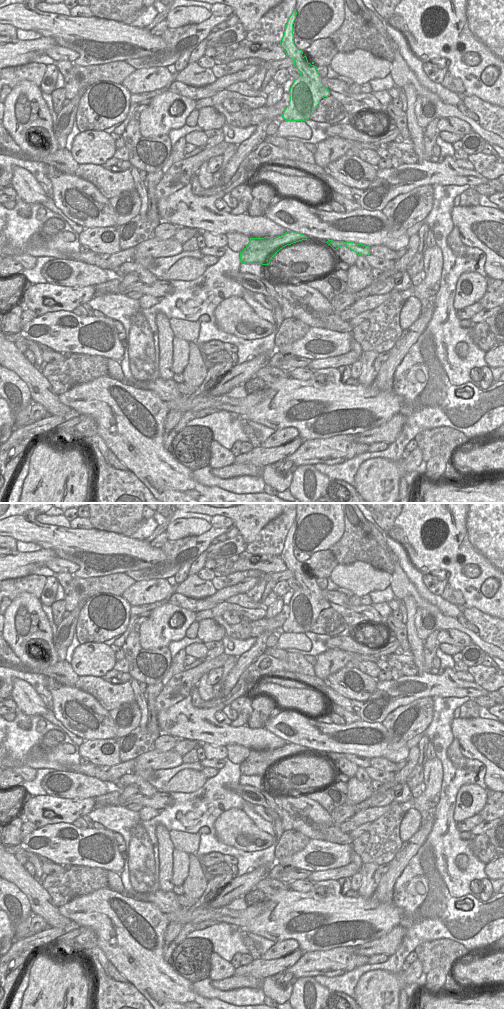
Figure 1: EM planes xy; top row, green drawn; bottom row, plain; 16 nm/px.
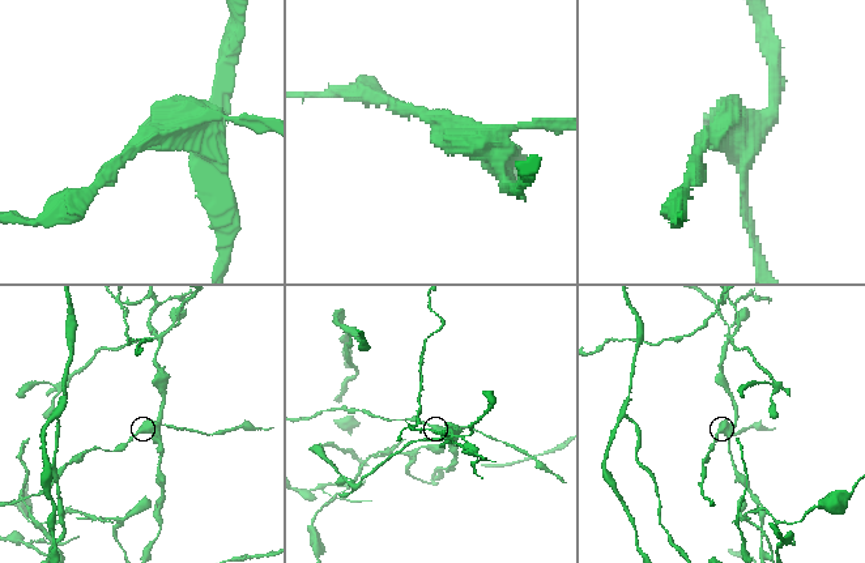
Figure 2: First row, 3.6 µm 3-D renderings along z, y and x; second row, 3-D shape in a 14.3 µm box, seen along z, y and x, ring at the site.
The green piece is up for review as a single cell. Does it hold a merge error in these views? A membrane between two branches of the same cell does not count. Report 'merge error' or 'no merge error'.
merge error

